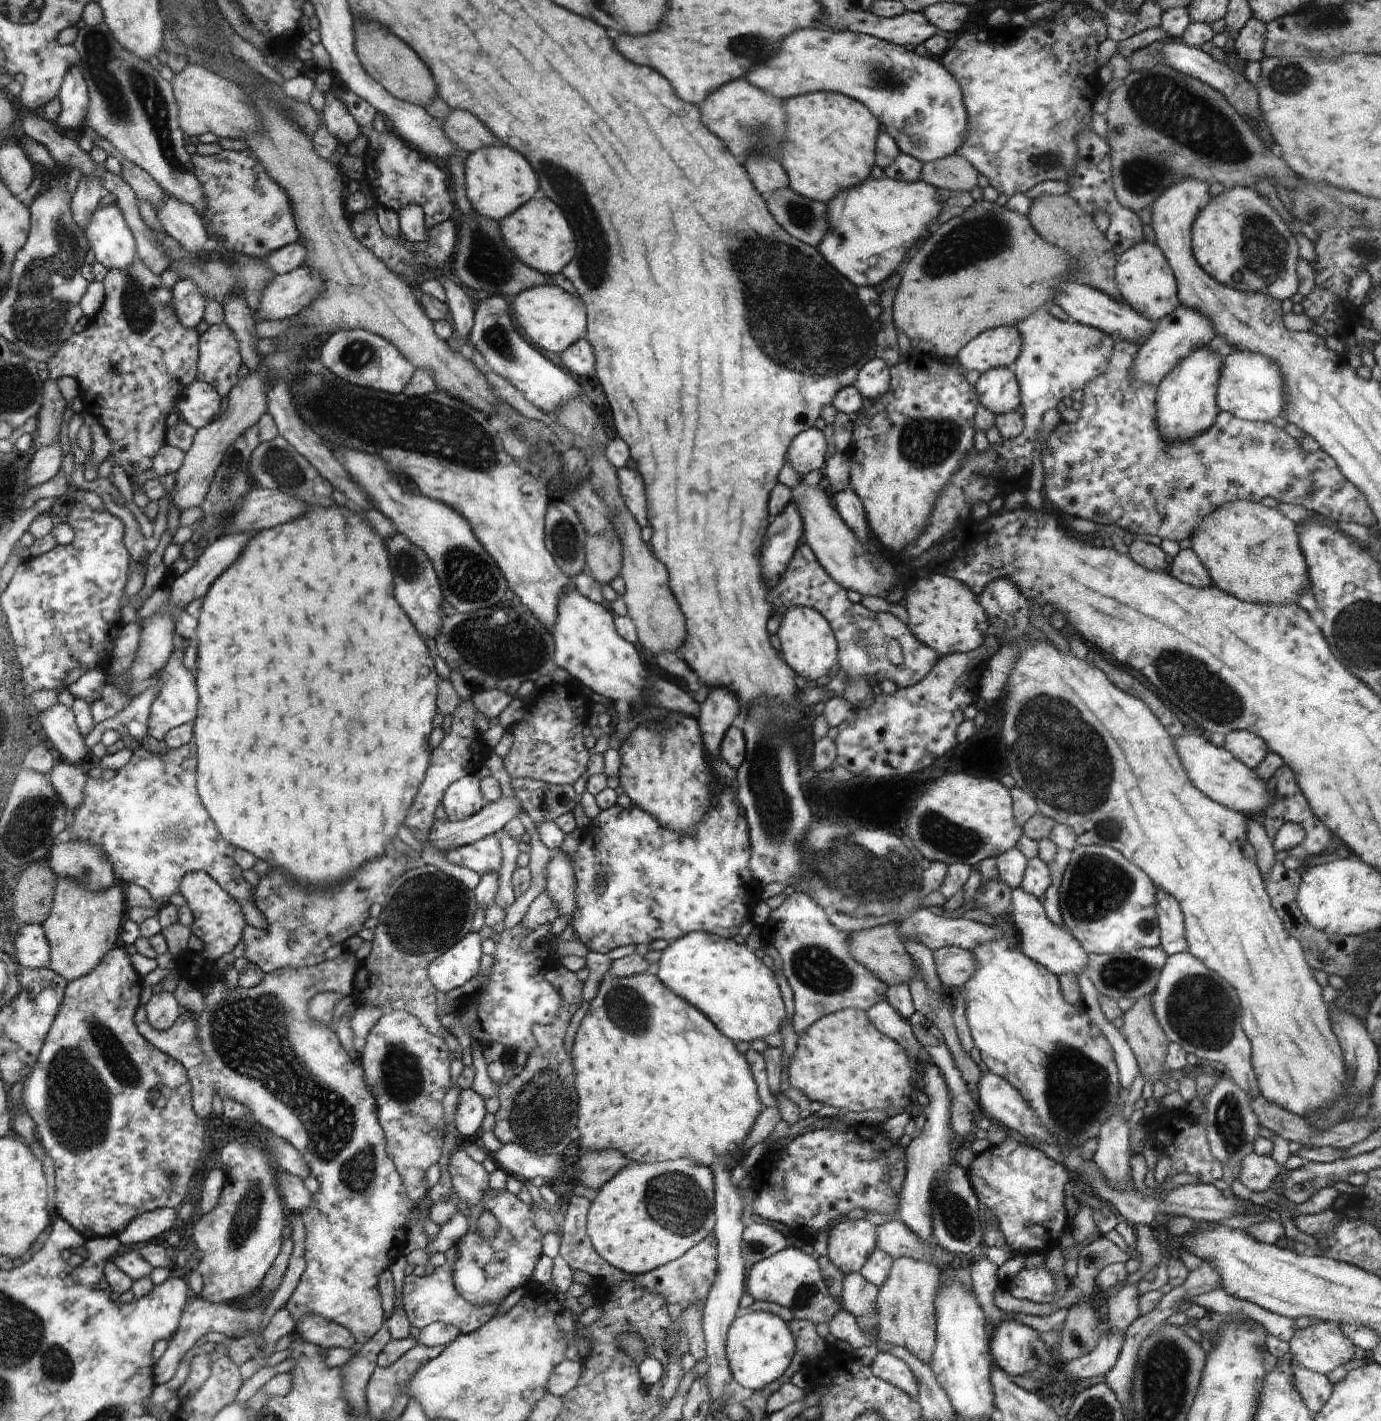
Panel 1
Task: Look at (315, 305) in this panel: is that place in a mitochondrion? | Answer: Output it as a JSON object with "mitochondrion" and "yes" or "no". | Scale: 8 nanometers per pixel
{"mitochondrion":"no"}

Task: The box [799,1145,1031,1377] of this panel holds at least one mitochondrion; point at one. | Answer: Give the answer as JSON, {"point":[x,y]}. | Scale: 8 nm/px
{"point":[954,1213]}

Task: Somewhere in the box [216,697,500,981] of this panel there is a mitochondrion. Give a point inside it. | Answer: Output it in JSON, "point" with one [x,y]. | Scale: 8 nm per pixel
{"point":[428,912]}

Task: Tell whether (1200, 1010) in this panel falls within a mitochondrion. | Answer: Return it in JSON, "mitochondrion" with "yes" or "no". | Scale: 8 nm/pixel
{"mitochondrion":"yes"}

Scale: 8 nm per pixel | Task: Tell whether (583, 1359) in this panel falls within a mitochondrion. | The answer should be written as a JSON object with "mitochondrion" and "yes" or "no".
{"mitochondrion":"no"}

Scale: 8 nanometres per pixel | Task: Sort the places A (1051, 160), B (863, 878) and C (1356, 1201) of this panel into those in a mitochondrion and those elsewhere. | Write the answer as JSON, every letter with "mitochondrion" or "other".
{"A":"mitochondrion","B":"mitochondrion","C":"other"}

